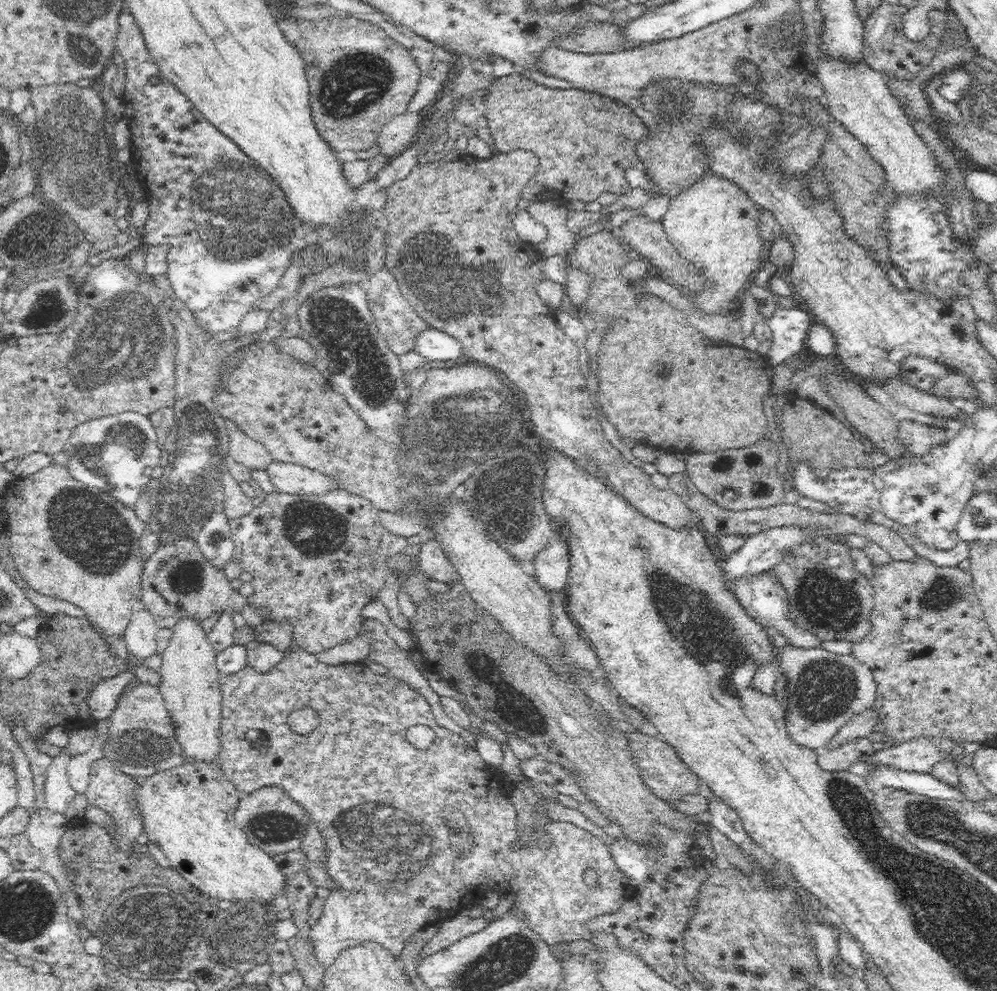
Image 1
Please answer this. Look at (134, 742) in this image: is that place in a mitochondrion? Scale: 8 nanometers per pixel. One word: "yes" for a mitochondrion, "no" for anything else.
yes

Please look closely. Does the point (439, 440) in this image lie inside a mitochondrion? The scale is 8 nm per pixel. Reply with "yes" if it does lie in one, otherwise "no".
yes

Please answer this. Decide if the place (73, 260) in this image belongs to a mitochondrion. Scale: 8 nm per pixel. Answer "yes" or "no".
no

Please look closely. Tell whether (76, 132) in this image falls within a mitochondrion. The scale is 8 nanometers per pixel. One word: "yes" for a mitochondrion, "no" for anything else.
yes

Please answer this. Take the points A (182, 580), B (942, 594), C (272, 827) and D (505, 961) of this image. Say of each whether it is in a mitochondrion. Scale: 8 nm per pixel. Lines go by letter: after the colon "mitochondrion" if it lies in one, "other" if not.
A: mitochondrion
B: mitochondrion
C: mitochondrion
D: mitochondrion

